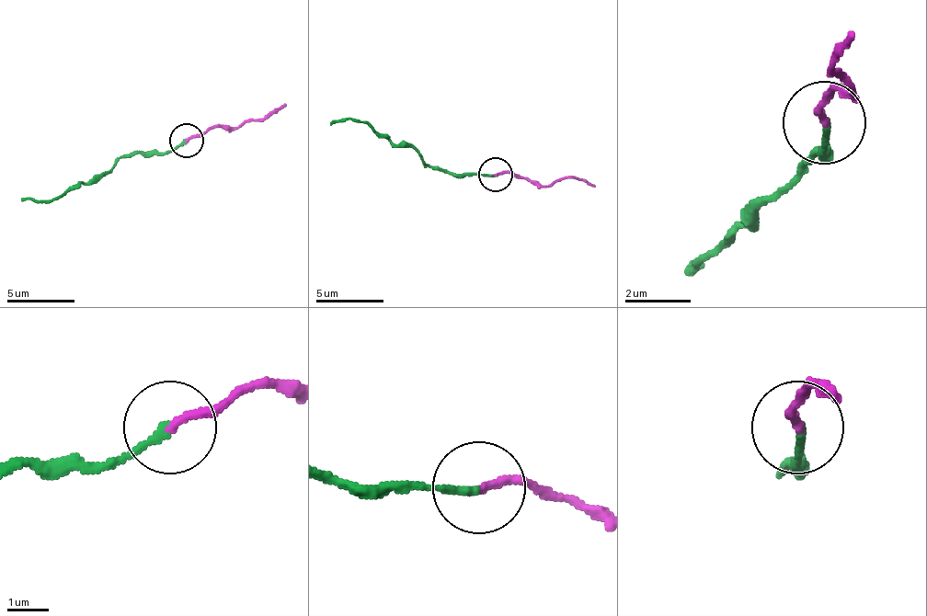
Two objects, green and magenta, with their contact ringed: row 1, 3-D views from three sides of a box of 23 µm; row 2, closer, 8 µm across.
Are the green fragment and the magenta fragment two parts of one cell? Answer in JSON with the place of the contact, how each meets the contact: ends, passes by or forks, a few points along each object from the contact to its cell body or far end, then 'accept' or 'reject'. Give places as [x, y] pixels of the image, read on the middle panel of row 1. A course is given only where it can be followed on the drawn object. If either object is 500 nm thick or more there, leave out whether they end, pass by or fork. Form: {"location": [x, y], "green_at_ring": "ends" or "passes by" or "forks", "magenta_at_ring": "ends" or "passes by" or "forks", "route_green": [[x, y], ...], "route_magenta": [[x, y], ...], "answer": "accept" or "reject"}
{"location": [496, 175], "green_at_ring": "ends", "magenta_at_ring": "ends", "route_green": [[497, 174], [435, 170], [411, 146], [377, 136], [364, 122], [340, 119], [330, 126]], "route_magenta": [[497, 174], [517, 174], [543, 187], [577, 176], [595, 187]], "answer": "accept"}

